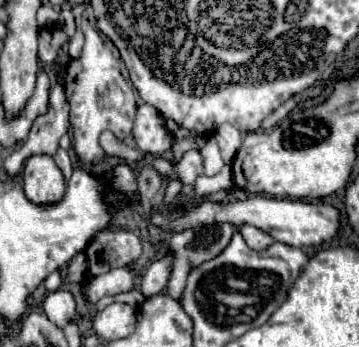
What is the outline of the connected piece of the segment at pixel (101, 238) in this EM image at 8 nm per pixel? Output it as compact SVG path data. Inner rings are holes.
M99 232L93 242L87 246L89 274L97 276L111 268L123 268L129 262L129 248L133 248L131 232Z

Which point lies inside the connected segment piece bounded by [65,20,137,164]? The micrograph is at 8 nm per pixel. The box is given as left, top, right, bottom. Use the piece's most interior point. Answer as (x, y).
(101, 99)

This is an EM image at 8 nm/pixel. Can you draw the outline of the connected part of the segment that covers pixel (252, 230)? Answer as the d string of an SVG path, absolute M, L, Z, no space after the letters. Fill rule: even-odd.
M243 224L241 226L241 236L245 238L245 242L253 250L263 250L263 248L267 248L273 242L273 238L267 232L263 232L263 230L255 228L255 226L249 226L249 224Z

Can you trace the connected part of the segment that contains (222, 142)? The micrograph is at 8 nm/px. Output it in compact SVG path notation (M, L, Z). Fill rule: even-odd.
M221 124L215 130L215 138L219 142L219 148L221 148L221 154L223 154L225 164L231 164L235 152L239 150L239 144L243 142L241 132L235 126L231 126L231 124Z

